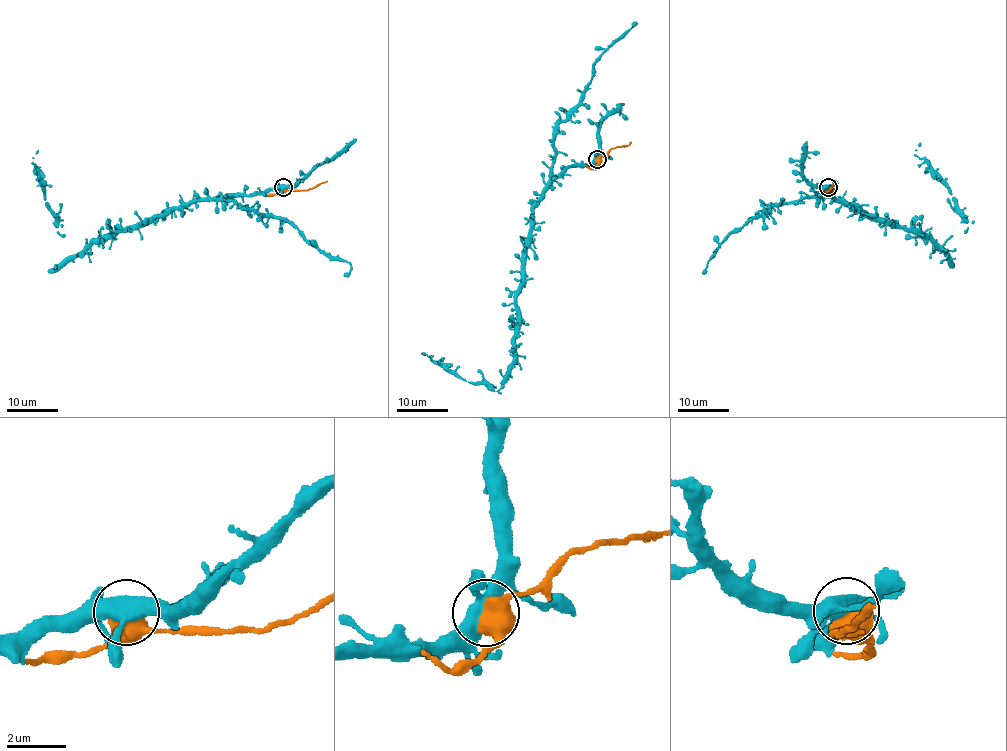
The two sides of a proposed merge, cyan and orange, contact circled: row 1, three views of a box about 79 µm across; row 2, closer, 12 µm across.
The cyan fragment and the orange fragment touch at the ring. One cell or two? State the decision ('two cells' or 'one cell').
two cells

